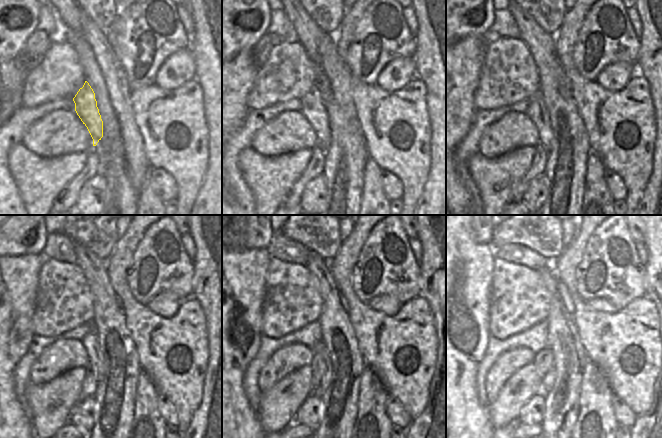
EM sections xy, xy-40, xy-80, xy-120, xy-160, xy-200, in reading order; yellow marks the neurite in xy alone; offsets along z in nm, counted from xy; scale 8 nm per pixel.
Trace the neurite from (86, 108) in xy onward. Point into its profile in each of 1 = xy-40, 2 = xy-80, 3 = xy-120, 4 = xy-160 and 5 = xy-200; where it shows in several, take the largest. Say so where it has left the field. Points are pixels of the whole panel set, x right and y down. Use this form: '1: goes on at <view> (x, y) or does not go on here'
1: goes on at xy-40 (312, 107)
2: goes on at xy-80 (536, 110)
3: goes on at xy-120 (90, 341)
4: goes on at xy-160 (320, 348)
5: goes on at xy-200 (549, 378)

